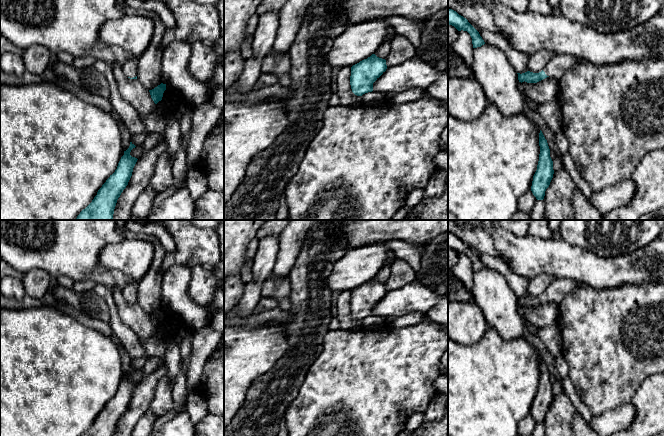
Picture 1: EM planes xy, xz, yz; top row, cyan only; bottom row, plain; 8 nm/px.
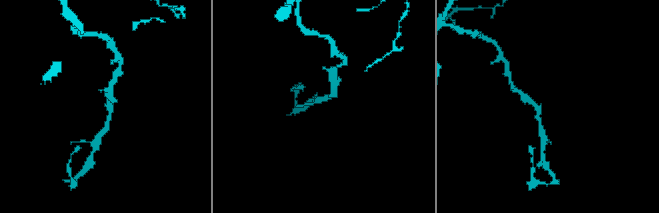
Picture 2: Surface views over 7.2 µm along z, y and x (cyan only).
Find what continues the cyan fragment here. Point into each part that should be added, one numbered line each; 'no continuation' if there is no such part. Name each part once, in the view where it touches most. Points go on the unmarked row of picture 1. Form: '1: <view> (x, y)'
1: xy (130, 293)

